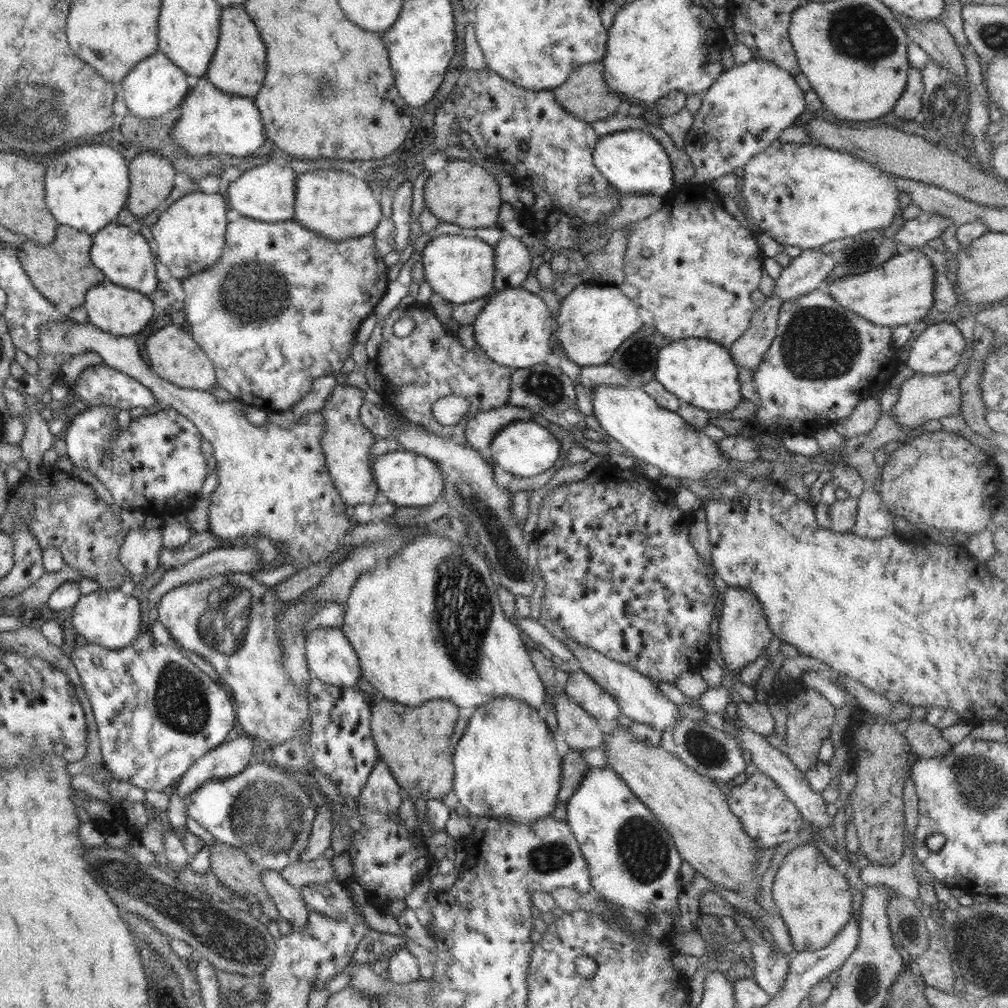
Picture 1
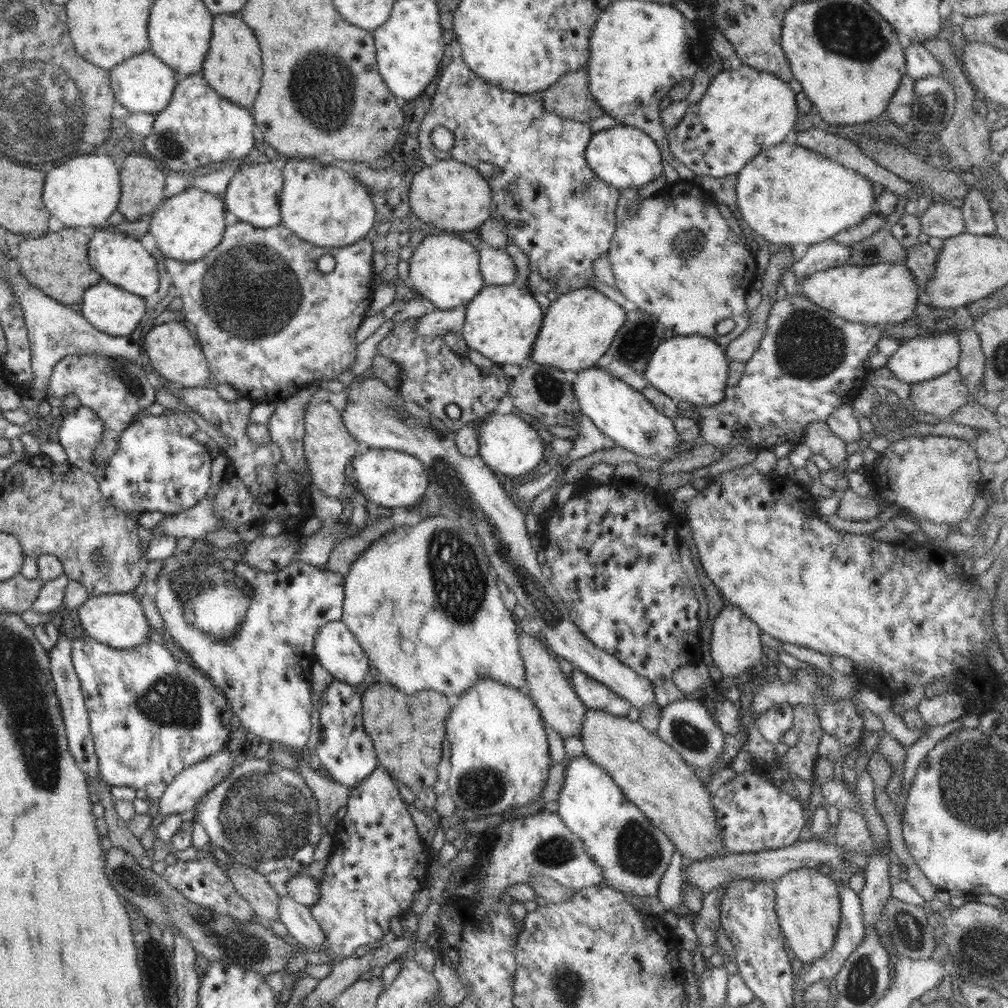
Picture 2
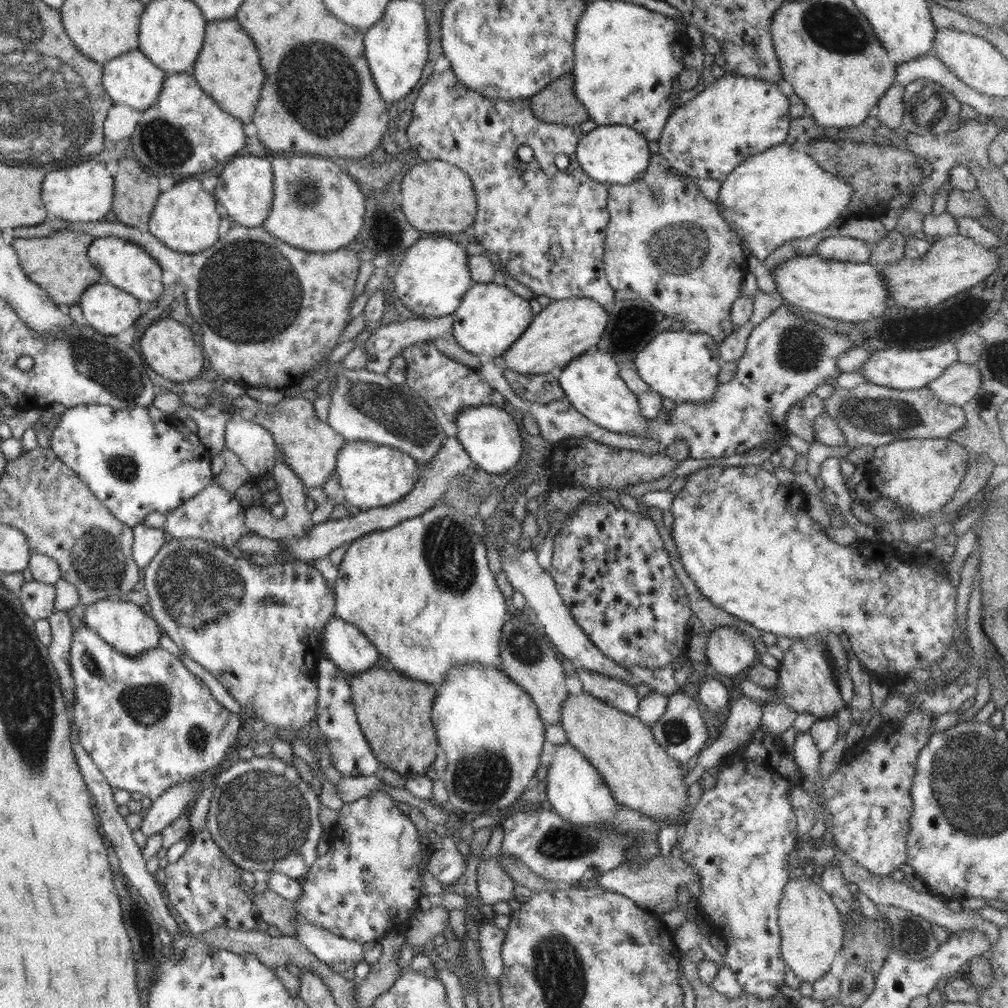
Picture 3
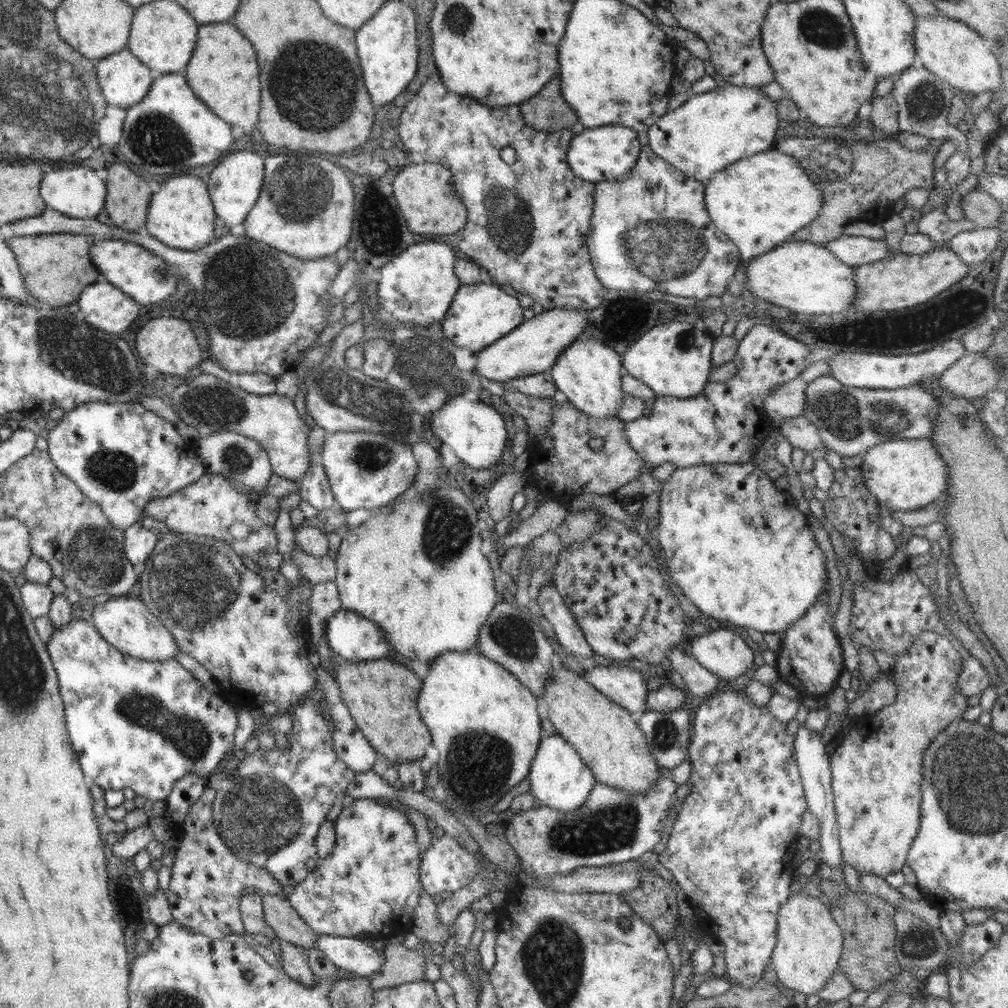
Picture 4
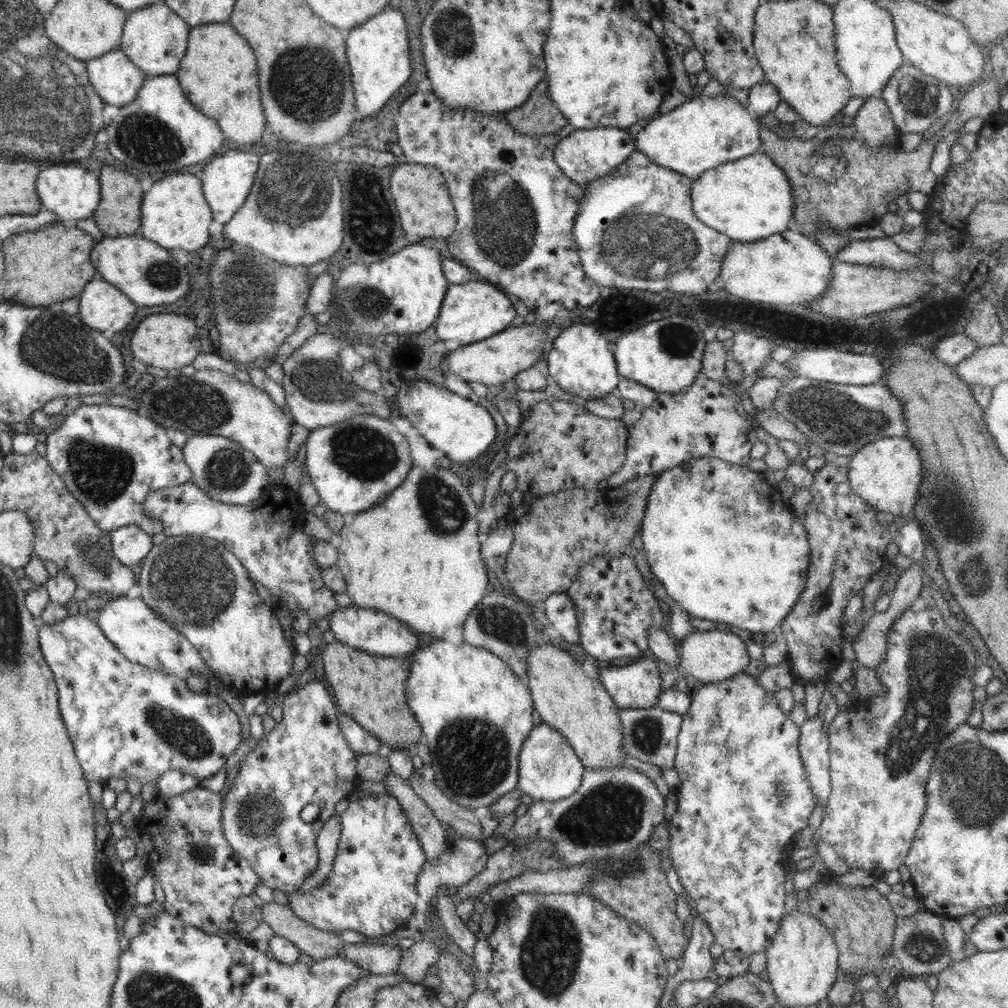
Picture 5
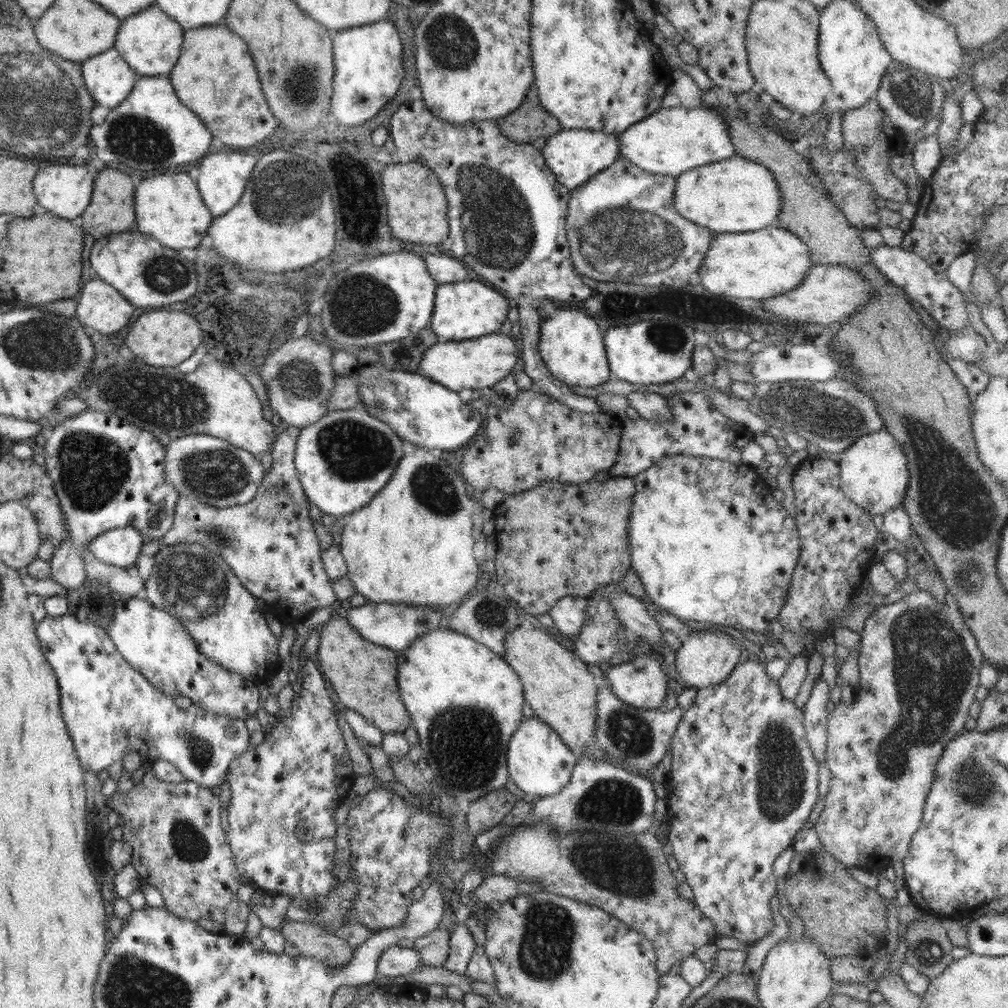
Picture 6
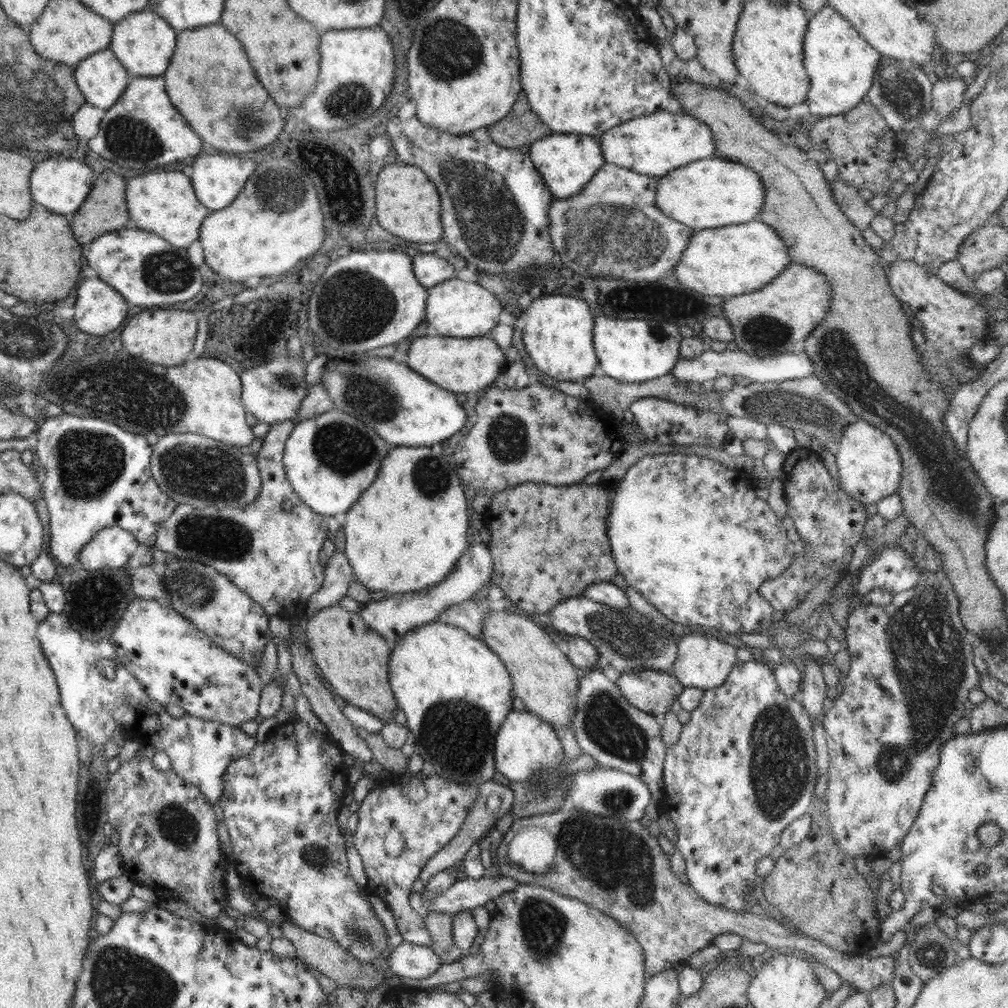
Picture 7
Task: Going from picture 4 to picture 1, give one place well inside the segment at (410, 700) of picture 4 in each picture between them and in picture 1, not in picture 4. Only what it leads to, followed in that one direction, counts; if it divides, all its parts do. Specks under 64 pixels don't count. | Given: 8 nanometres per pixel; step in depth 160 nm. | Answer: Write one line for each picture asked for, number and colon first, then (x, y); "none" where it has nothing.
1: (413, 741)
2: (407, 732)
3: (394, 712)

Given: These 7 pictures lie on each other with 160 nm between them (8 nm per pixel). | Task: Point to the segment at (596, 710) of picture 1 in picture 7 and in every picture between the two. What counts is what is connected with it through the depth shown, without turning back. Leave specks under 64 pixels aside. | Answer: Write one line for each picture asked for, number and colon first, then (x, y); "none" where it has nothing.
2: (596, 696)
3: (615, 693)
4: (625, 686)
5: (638, 685)
6: (640, 682)
7: (652, 691)

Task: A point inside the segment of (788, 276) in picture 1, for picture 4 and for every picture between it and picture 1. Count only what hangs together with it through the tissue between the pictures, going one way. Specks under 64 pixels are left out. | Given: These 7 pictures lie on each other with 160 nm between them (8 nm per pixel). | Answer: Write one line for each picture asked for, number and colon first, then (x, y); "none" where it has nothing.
2: (828, 254)
3: (836, 247)
4: (853, 250)

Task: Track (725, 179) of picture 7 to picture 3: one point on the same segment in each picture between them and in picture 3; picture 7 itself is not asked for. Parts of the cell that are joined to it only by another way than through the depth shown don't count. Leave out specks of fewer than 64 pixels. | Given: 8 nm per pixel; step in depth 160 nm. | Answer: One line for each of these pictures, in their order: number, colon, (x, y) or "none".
3: (772, 198)
4: (759, 202)
5: (748, 199)
6: (733, 195)

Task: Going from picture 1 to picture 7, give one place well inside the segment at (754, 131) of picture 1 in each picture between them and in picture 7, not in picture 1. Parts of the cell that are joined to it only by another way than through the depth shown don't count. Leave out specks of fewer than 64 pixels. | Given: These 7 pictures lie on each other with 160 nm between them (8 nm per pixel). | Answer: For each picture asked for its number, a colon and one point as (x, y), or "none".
2: (745, 110)
3: (735, 117)
4: (711, 130)
5: (703, 133)
6: (671, 141)
7: (653, 145)

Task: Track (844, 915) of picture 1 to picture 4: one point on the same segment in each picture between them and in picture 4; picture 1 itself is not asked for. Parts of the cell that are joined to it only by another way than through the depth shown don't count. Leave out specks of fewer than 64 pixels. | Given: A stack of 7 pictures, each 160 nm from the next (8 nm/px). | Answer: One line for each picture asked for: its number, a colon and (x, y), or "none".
2: (807, 903)
3: (811, 927)
4: (809, 945)

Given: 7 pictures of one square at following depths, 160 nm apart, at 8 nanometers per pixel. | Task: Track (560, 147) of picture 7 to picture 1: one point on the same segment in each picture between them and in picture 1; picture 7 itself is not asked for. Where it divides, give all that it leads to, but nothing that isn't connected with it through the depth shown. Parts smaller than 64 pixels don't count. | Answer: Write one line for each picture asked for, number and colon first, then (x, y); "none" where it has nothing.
1: (632, 161)
2: (623, 156)
3: (613, 154)
4: (605, 153)
5: (585, 154)
6: (574, 156)

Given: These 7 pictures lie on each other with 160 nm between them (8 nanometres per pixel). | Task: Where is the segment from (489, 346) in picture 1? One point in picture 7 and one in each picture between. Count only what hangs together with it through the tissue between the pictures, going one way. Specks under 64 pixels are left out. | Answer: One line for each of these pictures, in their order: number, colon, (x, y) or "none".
2: (502, 322)
3: (490, 317)
4: (480, 314)
5: (470, 312)
6: (467, 309)
7: (455, 308)

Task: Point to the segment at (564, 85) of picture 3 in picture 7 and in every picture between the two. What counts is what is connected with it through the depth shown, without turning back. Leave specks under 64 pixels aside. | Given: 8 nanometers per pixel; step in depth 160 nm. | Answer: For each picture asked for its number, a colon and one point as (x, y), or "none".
4: (547, 111)
5: (538, 116)
6: (530, 121)
7: (521, 126)

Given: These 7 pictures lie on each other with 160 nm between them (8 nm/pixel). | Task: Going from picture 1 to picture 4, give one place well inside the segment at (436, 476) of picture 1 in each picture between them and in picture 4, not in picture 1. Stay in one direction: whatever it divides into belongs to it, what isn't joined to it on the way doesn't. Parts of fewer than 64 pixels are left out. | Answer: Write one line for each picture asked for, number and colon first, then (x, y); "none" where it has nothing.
2: (390, 478)
3: (372, 474)
4: (365, 469)

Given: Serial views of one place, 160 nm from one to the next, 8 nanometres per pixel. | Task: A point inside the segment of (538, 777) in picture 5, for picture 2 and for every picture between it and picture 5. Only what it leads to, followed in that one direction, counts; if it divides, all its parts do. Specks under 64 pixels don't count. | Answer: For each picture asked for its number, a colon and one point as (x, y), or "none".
2: (633, 854)
3: (578, 794)
4: (558, 777)

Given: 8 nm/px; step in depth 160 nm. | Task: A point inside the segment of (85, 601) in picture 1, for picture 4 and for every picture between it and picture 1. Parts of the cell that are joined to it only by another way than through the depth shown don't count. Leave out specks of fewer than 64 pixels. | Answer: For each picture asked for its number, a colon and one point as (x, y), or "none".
2: (117, 620)
3: (127, 627)
4: (126, 624)

